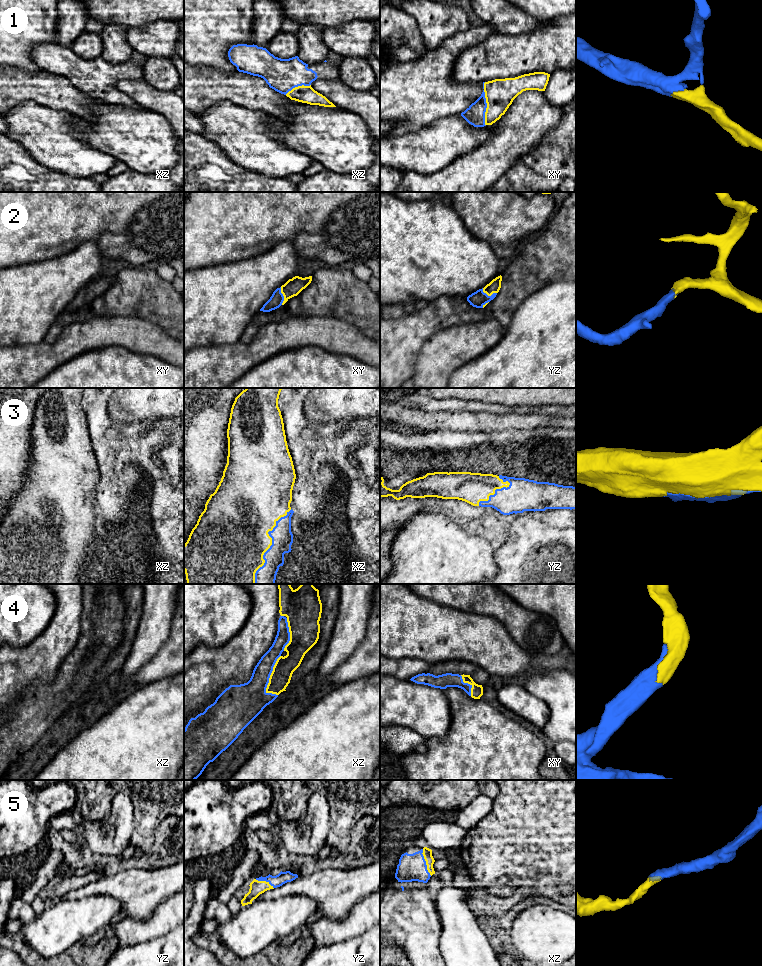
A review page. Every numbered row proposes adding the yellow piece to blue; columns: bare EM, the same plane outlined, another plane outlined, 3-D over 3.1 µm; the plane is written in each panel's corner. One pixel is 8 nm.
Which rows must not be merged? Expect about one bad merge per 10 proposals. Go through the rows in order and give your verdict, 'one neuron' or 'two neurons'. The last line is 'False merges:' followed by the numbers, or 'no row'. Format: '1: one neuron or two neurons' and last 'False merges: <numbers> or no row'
1: one neuron
2: one neuron
3: one neuron
4: one neuron
5: one neuron
False merges: no row

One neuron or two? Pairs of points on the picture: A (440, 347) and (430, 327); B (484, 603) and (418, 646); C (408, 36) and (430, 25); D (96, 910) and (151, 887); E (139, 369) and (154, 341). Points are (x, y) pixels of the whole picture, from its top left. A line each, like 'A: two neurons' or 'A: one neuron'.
A: two neurons
B: two neurons
C: two neurons
D: two neurons
E: two neurons

